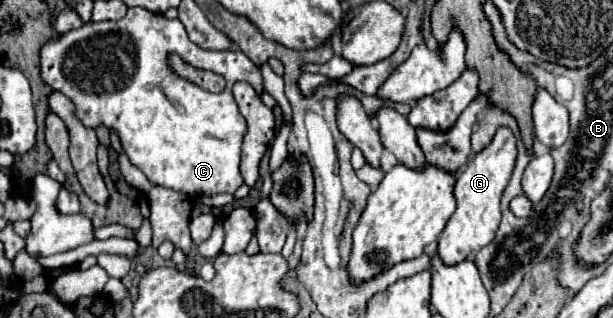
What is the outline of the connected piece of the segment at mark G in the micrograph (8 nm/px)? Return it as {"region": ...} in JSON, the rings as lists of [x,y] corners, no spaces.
{"region":[[[499,128],[493,142],[477,156],[473,156],[463,170],[457,172],[459,176],[459,180],[455,182],[457,208],[437,240],[437,256],[439,260],[443,260],[443,264],[447,266],[459,264],[493,240],[501,222],[499,200],[511,178],[515,156],[517,156],[517,146],[513,134],[509,132],[509,128]]]}

